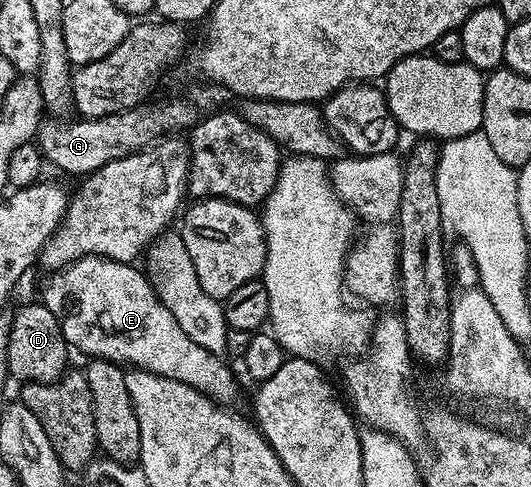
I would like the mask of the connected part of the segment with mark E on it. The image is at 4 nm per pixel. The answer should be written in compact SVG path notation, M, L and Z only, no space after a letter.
M82 258L62 272L55 272L43 286L41 301L44 306L57 316L57 324L61 324L61 332L65 336L68 347L88 354L88 359L104 358L107 362L118 362L139 370L148 370L157 376L165 376L173 380L181 380L203 394L215 399L220 404L231 404L235 398L235 374L222 361L220 355L205 352L201 344L193 344L189 336L173 320L173 312L165 308L155 290L151 287L148 275L138 265L130 262L114 262L111 258Z

